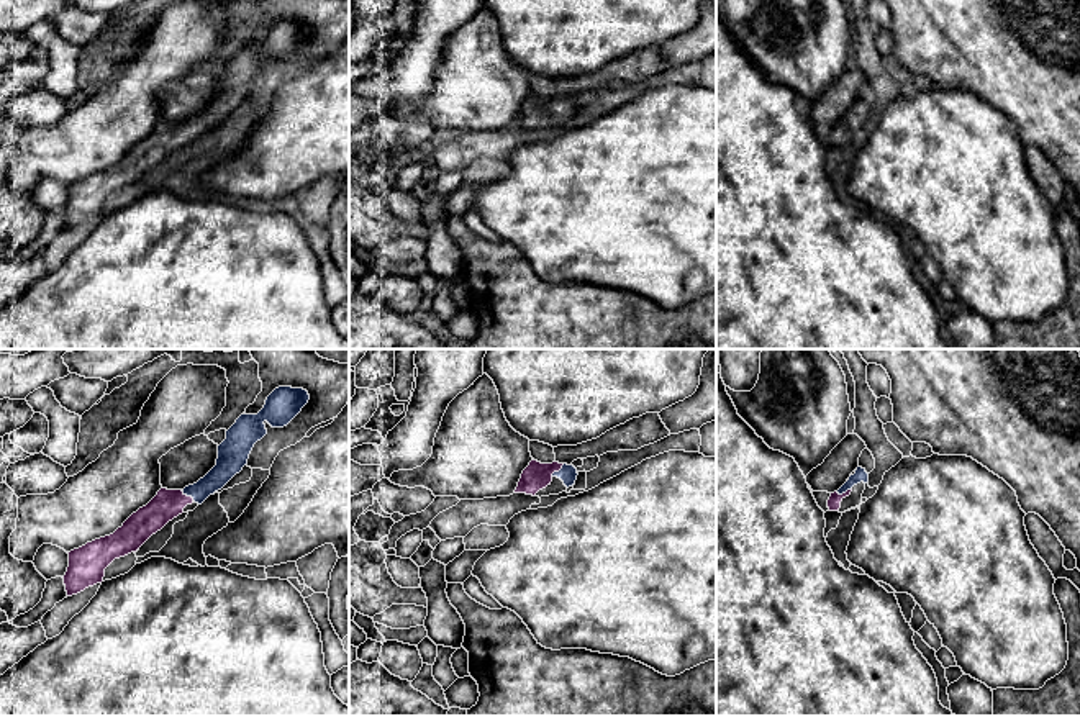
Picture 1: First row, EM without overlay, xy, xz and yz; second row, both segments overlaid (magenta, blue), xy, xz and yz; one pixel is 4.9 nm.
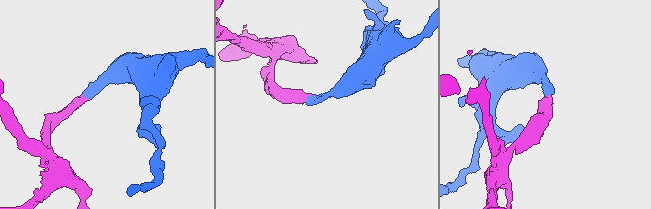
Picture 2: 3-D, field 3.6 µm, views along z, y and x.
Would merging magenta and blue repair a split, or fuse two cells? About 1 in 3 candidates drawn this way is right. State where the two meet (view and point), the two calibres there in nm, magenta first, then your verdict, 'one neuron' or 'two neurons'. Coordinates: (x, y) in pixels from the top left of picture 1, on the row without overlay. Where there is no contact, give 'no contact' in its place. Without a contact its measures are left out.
meets magenta in xy at (186, 128); 150 nm thick on the magenta side, 110 nm on the other; one neuron

